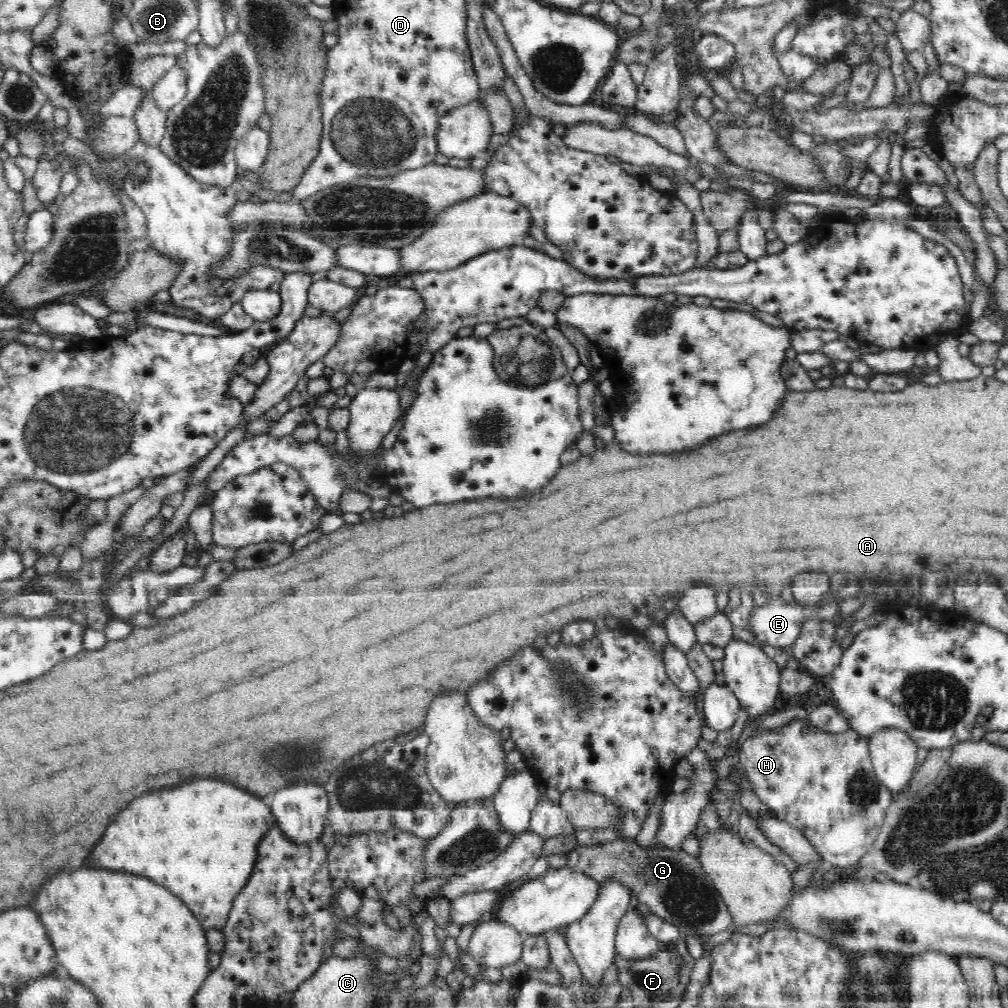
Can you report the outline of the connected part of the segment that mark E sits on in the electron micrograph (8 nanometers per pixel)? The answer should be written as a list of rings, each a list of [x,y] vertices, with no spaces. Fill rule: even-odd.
[[[831,603],[824,607],[820,606],[802,606],[790,604],[766,604],[764,606],[756,606],[750,614],[750,631],[753,634],[752,640],[759,640],[761,643],[773,647],[782,647],[789,649],[793,642],[796,642],[801,630],[802,624],[806,619],[820,618],[824,620],[835,620],[839,625],[844,623],[845,617],[841,617],[838,613],[836,603]]]

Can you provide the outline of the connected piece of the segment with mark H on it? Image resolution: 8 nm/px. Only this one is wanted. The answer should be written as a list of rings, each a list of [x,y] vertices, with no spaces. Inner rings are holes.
[[[801,720],[787,723],[785,727],[774,729],[765,736],[748,738],[739,749],[739,772],[746,775],[746,779],[748,779],[750,785],[752,785],[752,790],[757,794],[762,804],[773,810],[776,818],[781,818],[789,822],[794,828],[802,831],[802,834],[810,841],[810,844],[814,845],[814,849],[818,851],[818,854],[826,865],[833,866],[837,869],[860,863],[861,858],[870,850],[874,840],[876,840],[886,814],[886,809],[896,796],[893,791],[877,779],[872,761],[870,760],[870,742],[868,742],[868,738],[860,737],[852,728],[846,730],[846,732],[838,732],[838,734],[812,731],[809,730],[807,724]]]

